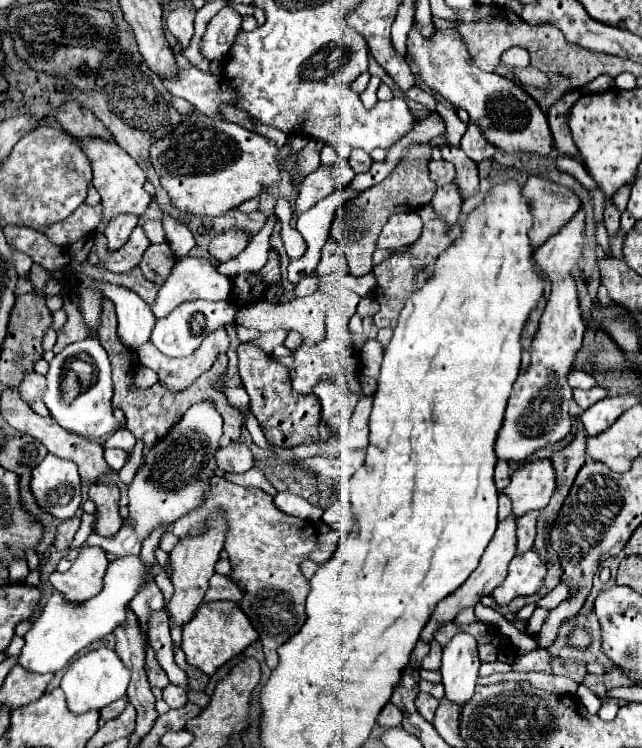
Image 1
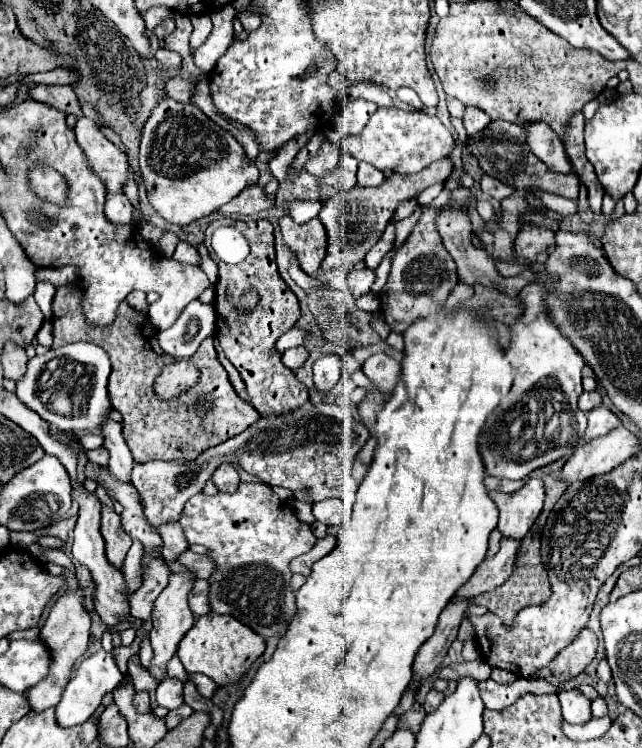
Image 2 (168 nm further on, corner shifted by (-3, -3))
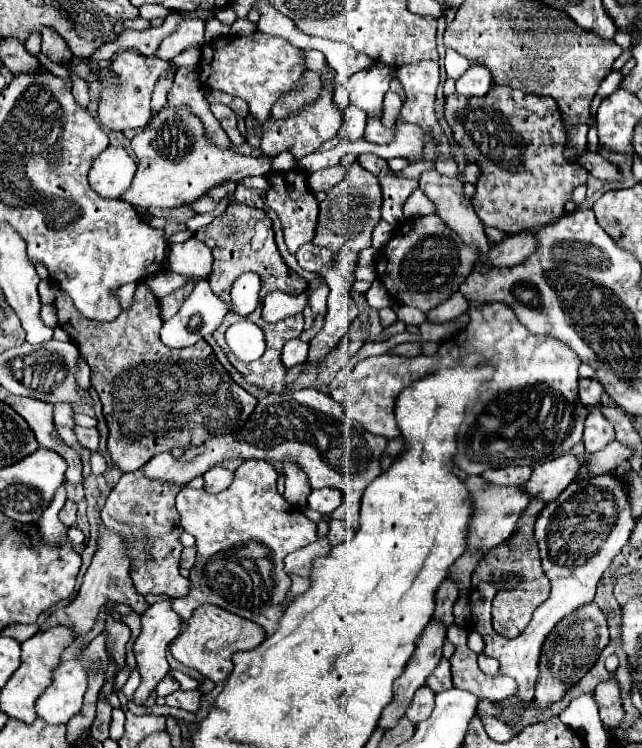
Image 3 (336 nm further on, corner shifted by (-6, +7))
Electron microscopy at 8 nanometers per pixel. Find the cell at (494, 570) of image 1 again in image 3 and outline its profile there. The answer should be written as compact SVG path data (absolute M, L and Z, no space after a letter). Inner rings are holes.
M429 621L429 625L425 627L425 633L421 633L421 641L417 641L417 649L413 651L409 665L405 665L405 673L401 677L397 677L397 681L393 685L395 697L393 697L391 705L387 705L381 713L381 721L377 725L381 731L389 731L397 725L397 721L409 707L415 691L421 685L425 685L427 675L441 661L441 647L445 641L445 633L447 631L437 621Z

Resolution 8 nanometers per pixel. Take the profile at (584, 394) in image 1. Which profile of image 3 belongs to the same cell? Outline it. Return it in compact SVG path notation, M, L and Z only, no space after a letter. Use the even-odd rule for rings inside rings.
M581 379L579 381L579 401L585 407L599 405L601 393L603 393L603 387L599 381L595 381L595 379Z

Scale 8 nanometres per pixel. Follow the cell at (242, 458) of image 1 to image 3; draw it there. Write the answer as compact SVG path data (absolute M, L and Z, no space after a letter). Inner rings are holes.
M213 467L213 469L209 469L209 471L203 475L203 479L205 479L203 489L205 489L207 493L219 493L219 491L223 491L223 489L231 483L233 471L223 469L223 467Z

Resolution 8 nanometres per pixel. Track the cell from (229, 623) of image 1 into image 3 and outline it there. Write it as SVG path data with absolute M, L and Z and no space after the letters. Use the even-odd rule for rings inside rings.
M201 605L197 611L193 611L183 633L171 643L171 653L183 665L197 669L205 679L211 679L213 683L221 683L229 677L233 669L231 655L235 651L255 649L257 645L263 643L265 637L267 633L261 627L257 627L253 621L241 619L215 605Z

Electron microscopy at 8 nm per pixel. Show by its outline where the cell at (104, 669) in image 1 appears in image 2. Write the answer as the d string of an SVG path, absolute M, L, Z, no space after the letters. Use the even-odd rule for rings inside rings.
M98 651L92 657L84 659L76 669L74 669L74 677L70 677L60 703L56 705L56 719L62 727L74 727L80 725L84 721L88 721L92 717L92 713L100 707L102 697L106 693L112 693L120 683L122 683L124 675L120 673L114 657L110 651Z

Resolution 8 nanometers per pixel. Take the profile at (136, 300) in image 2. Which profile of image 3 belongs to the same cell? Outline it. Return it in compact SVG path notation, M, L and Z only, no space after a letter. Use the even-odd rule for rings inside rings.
M129 283L129 285L121 285L121 289L115 291L117 295L117 301L121 301L121 309L129 309L131 303L133 303L133 295L135 295L135 283Z

